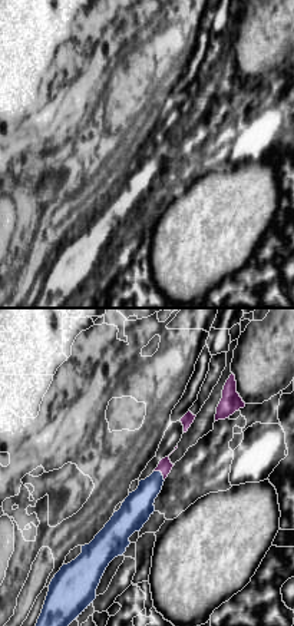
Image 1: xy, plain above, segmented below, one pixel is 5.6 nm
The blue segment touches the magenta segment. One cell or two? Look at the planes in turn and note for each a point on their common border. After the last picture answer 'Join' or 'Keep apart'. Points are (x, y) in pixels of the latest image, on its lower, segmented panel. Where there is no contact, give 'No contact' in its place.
Touches blue at (161, 473)

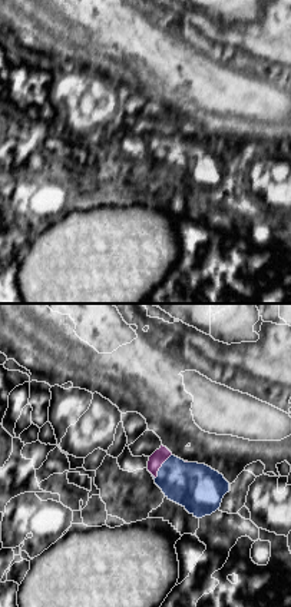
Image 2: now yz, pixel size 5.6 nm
Touches blue at (161, 467)

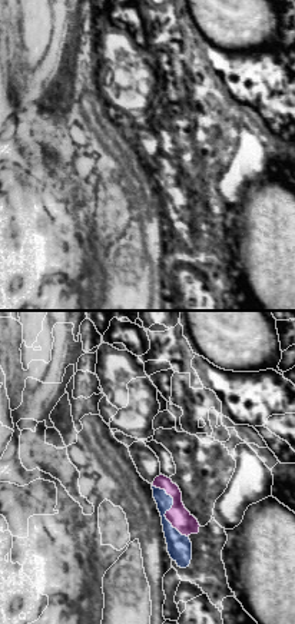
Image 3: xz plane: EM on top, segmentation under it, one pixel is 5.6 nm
Touches blue at (169, 508)

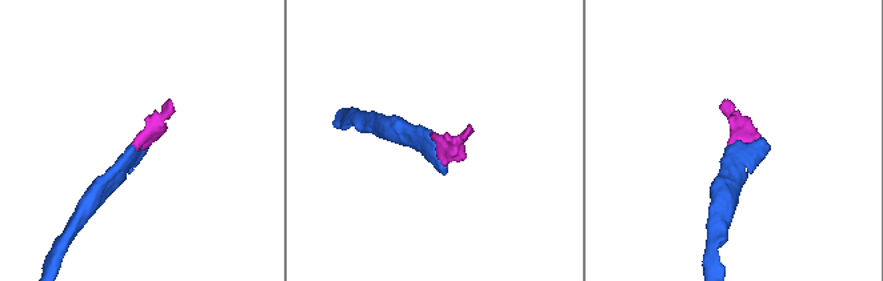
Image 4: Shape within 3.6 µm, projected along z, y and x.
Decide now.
Join

